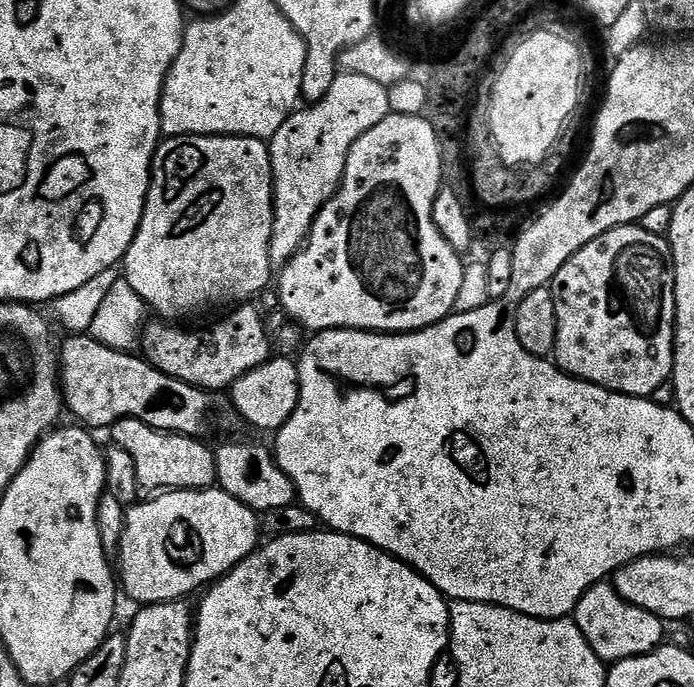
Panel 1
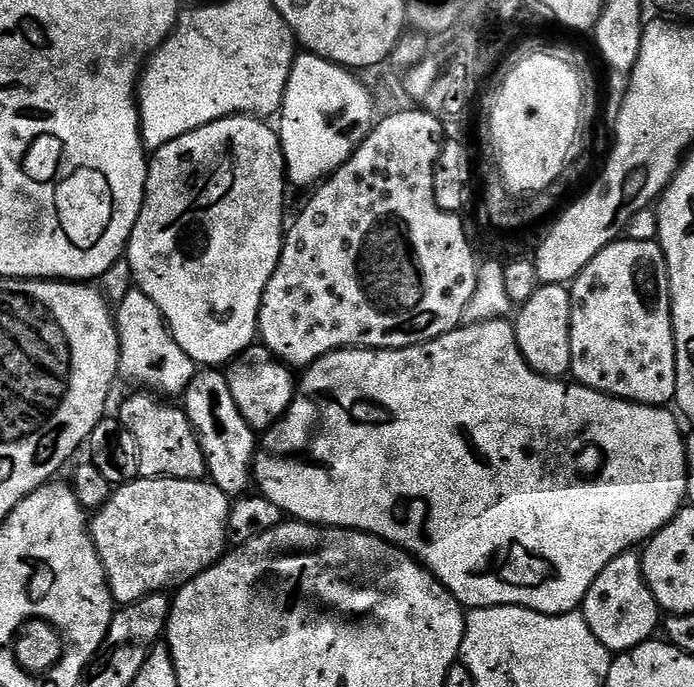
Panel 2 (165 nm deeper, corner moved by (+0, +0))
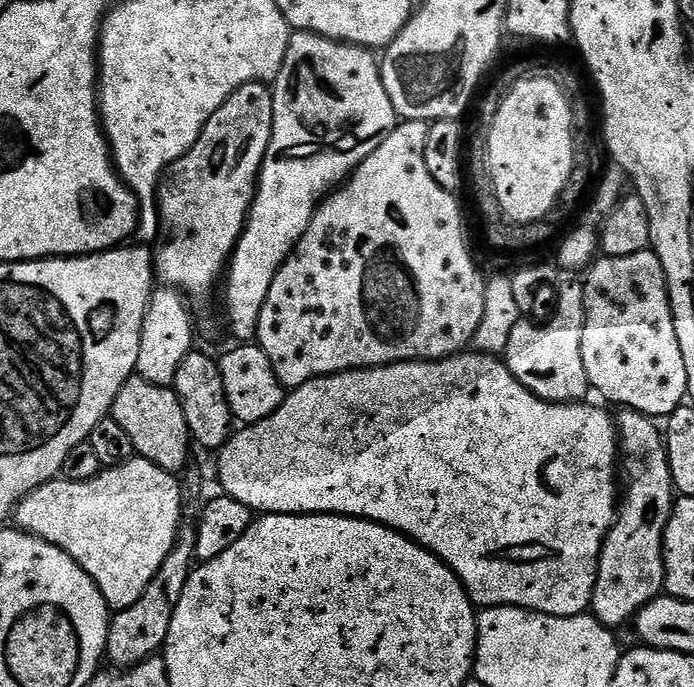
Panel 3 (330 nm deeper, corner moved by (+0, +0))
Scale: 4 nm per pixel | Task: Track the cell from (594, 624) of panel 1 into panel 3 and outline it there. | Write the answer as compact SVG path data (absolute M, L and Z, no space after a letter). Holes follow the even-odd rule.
M624 410L618 416L618 468L622 473L622 503L619 505L616 513L616 520L612 523L612 529L608 531L608 537L604 539L604 545L600 551L600 565L596 571L596 581L594 582L594 590L590 597L590 612L595 616L597 622L603 624L609 630L620 630L624 623L631 621L636 617L642 609L649 604L651 600L656 599L657 596L664 592L664 531L668 525L669 518L672 517L672 509L674 507L674 485L672 482L672 471L668 465L668 450L666 447L665 437L656 429L657 421L651 416L643 416L641 412L634 412L631 410Z

